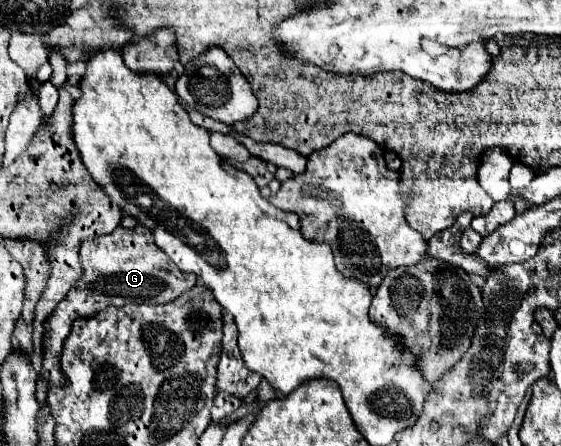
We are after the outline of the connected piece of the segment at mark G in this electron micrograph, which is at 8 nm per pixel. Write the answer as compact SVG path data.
M143 224L137 228L123 228L119 226L113 234L97 236L91 240L83 240L81 244L81 264L83 264L83 278L77 286L67 294L63 302L59 302L57 310L51 314L45 330L45 360L41 368L41 376L37 380L37 400L43 404L47 398L47 384L63 384L65 378L59 368L59 354L63 340L67 338L71 324L75 318L93 316L95 312L107 306L125 306L125 304L167 304L181 296L185 290L195 286L195 274L185 274L167 256L157 248L155 240L151 240L151 230Z

